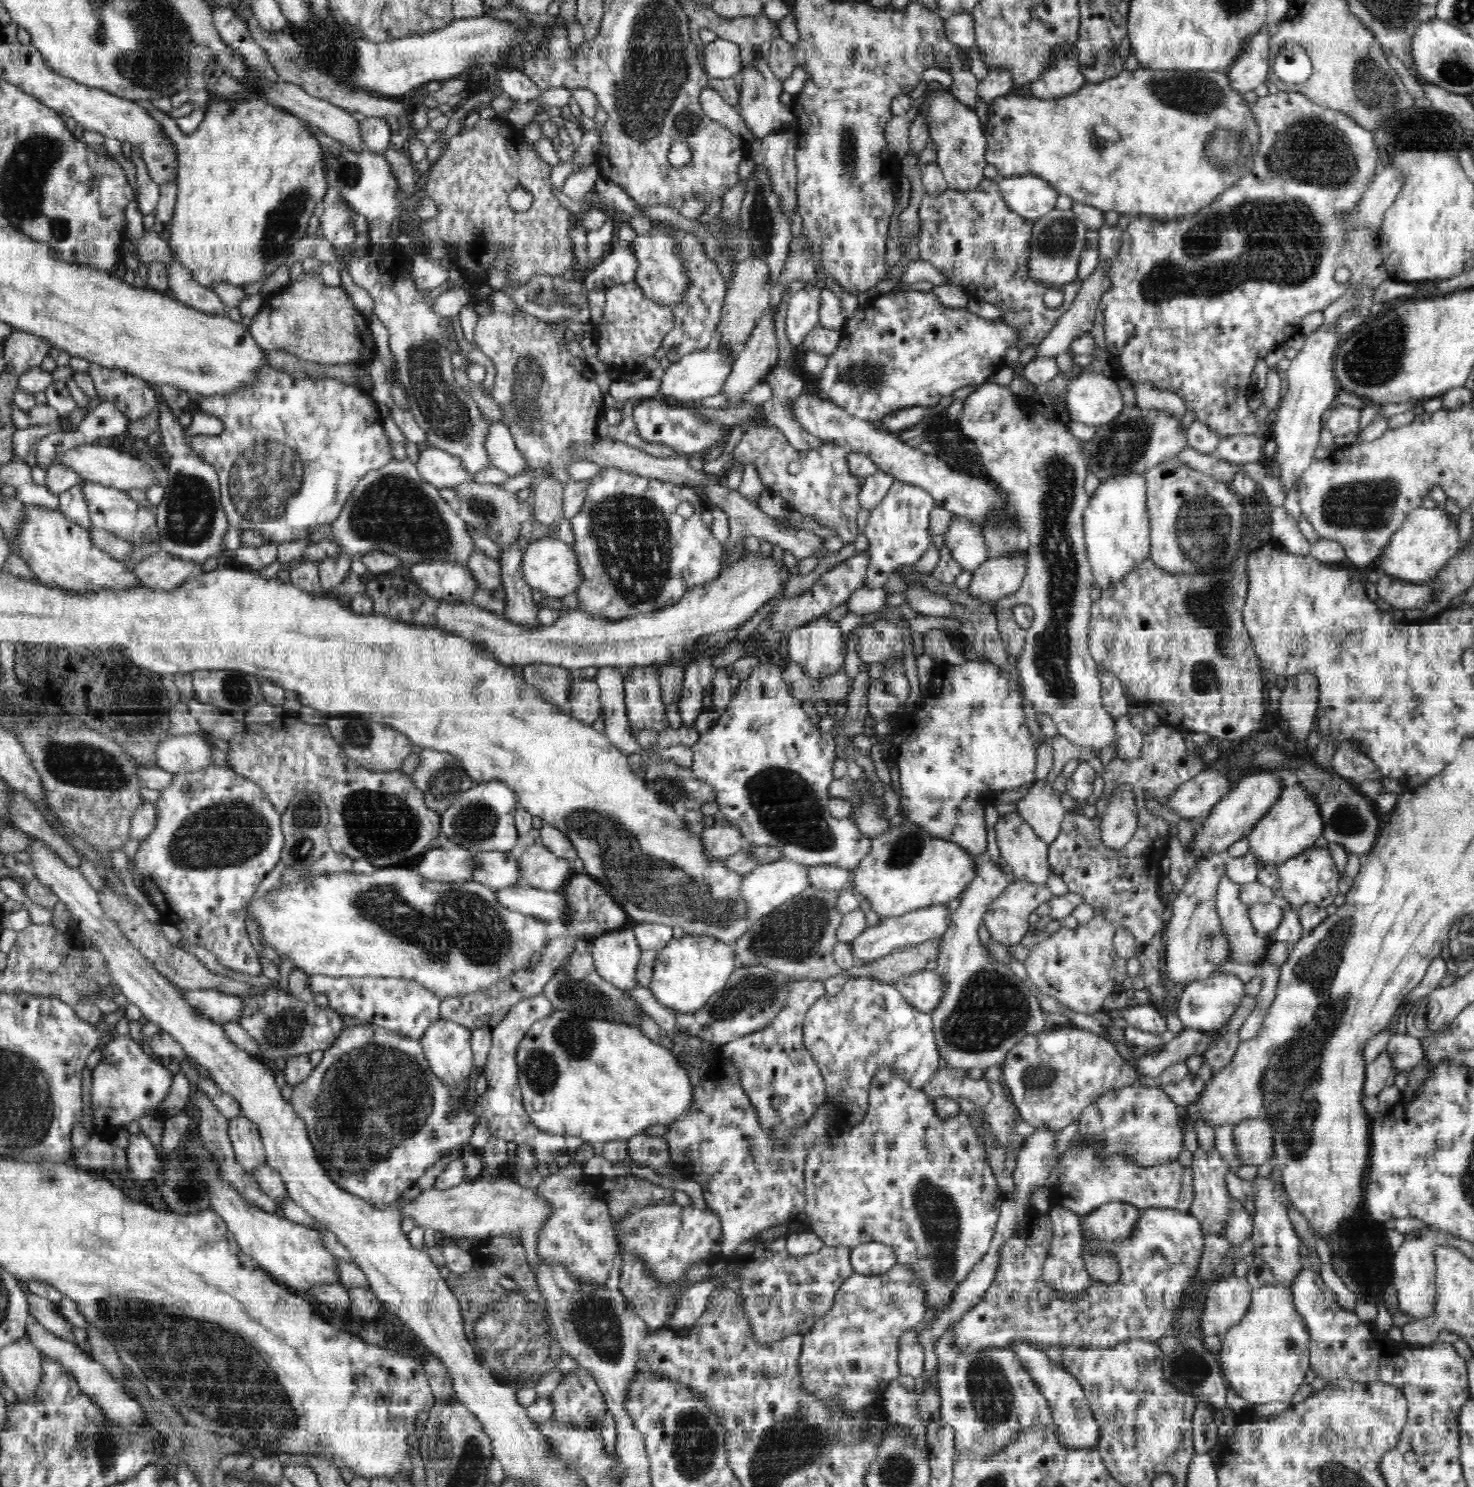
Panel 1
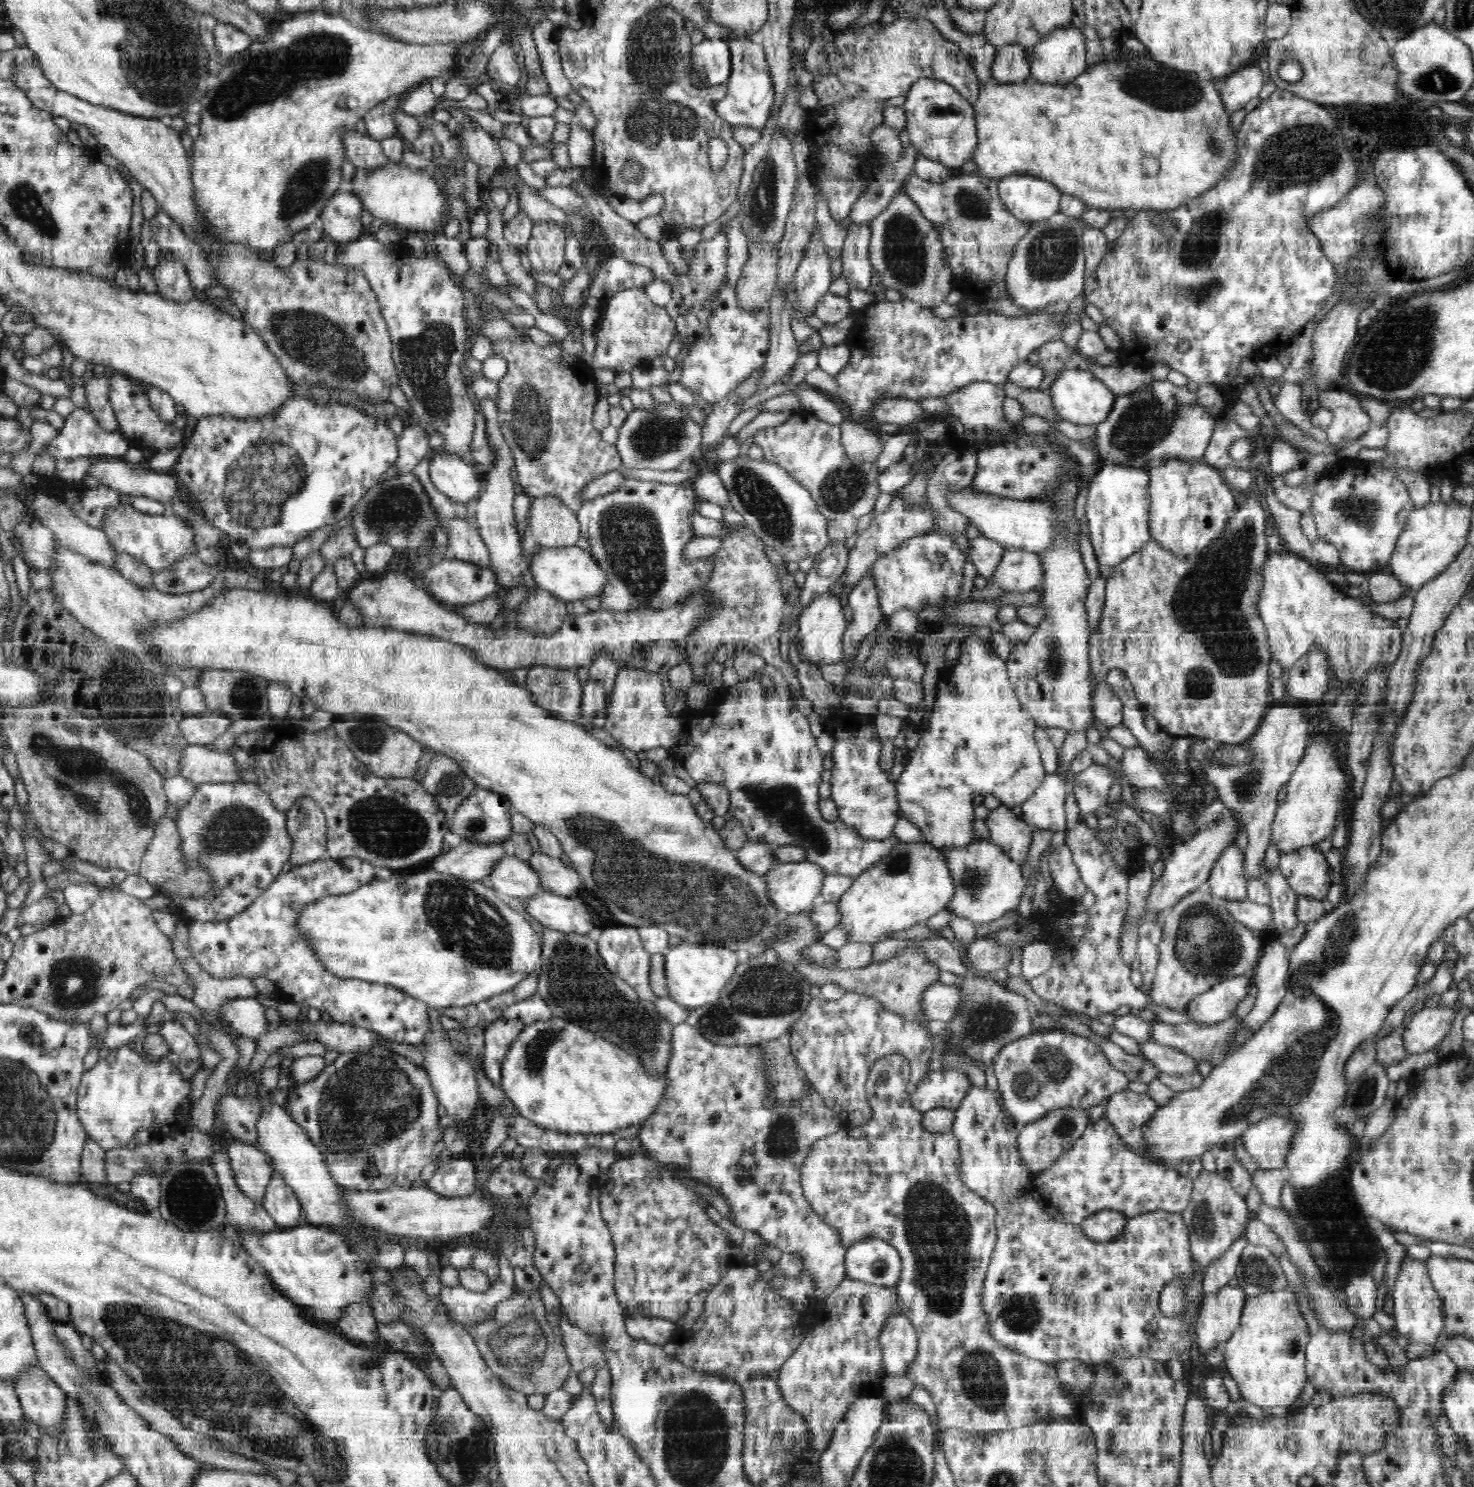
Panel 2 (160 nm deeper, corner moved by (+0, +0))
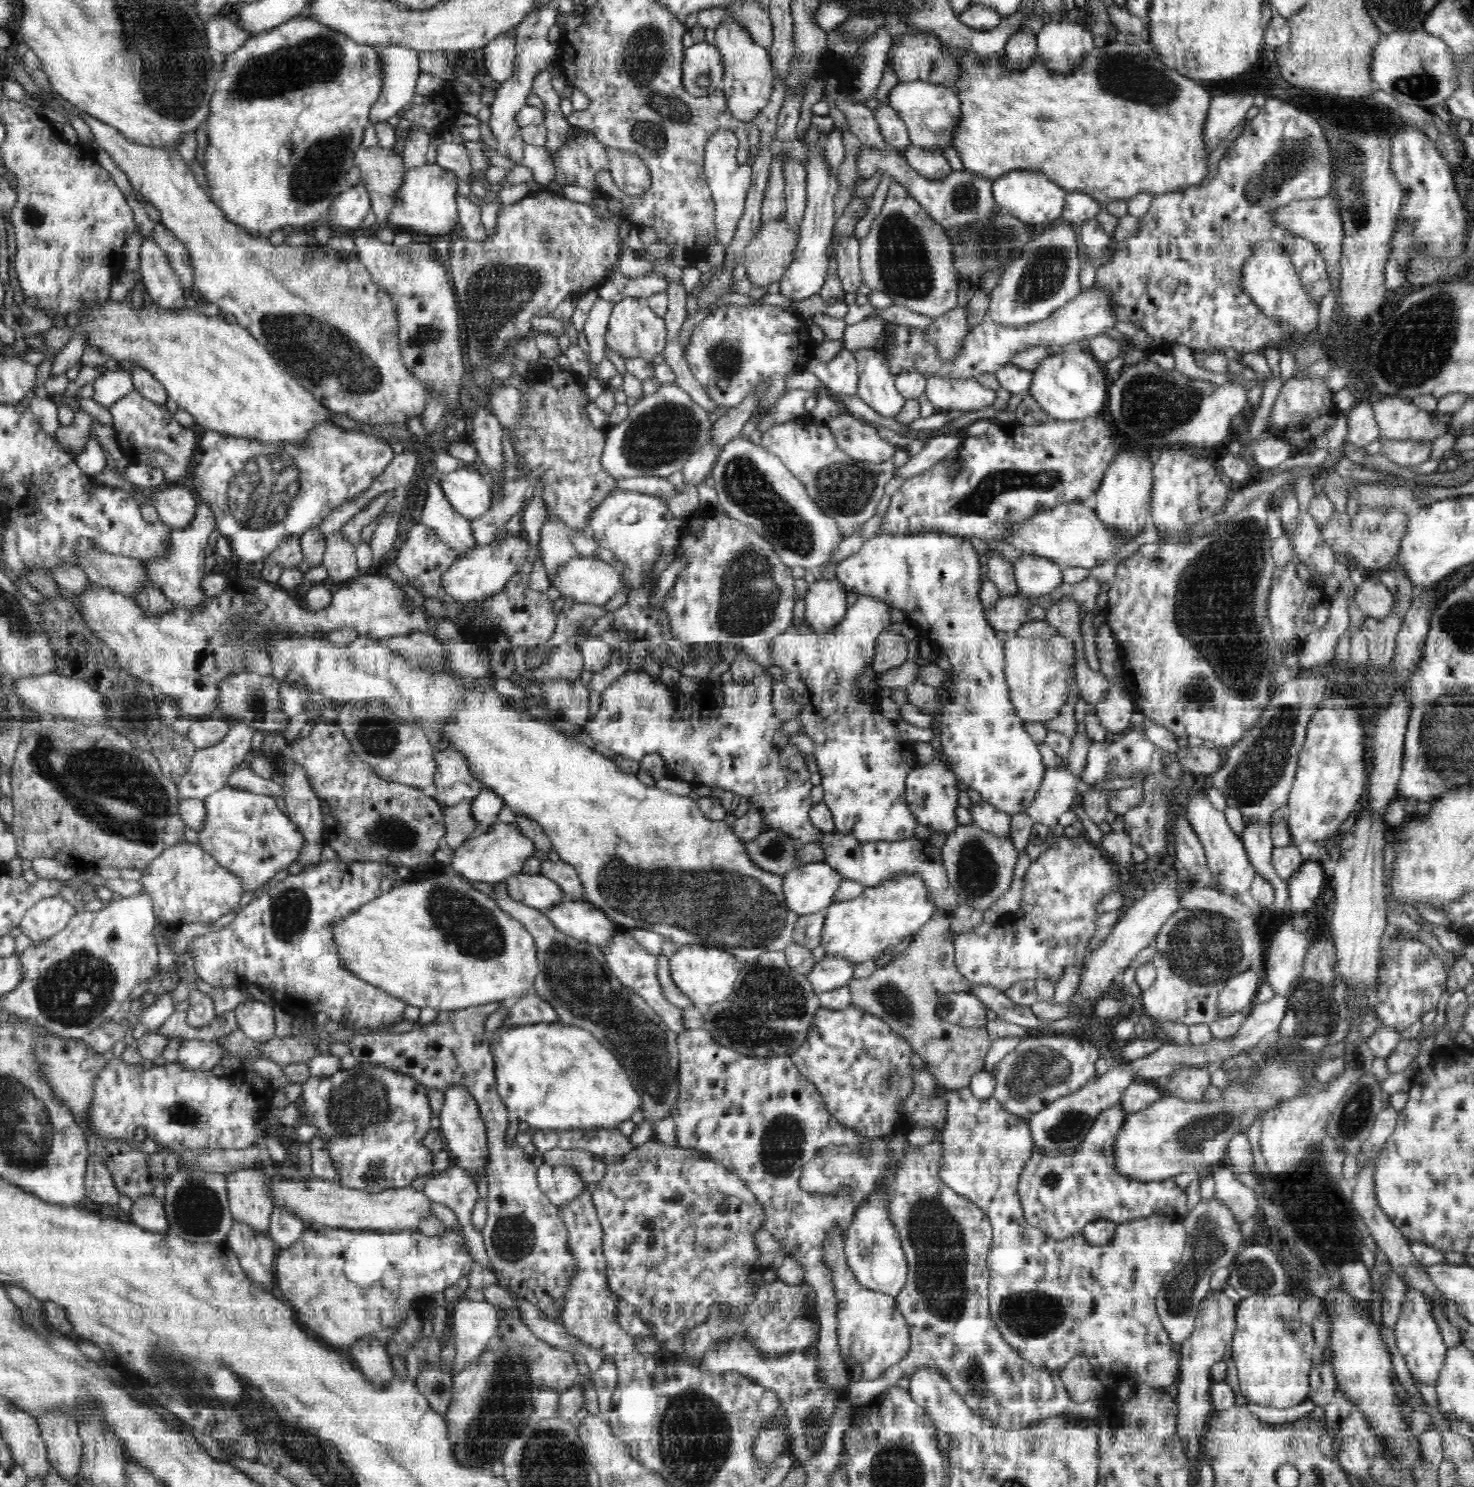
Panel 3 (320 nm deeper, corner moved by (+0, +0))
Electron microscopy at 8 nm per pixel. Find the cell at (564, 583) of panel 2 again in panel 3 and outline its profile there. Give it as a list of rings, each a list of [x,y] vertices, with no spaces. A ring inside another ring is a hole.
[[[576,556],[558,568],[551,585],[561,596],[603,607],[622,590],[624,581],[615,566],[596,557]]]

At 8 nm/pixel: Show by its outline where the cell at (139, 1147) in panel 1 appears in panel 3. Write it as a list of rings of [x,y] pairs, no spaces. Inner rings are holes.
[[[154,1194],[136,1198],[130,1210],[130,1217],[131,1223],[148,1232],[158,1232],[160,1235],[169,1233],[164,1202]]]

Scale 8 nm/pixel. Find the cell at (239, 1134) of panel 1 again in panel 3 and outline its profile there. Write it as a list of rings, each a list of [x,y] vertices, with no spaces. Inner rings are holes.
[[[255,1165],[232,1171],[227,1177],[227,1197],[233,1221],[248,1225],[252,1231],[269,1235],[274,1207],[267,1182],[271,1176],[257,1173]]]

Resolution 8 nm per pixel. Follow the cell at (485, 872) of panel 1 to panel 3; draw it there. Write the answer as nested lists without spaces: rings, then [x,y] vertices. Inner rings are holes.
[[[520,872],[503,883],[512,899],[538,910],[552,908],[568,899],[554,880],[540,874],[526,875]]]

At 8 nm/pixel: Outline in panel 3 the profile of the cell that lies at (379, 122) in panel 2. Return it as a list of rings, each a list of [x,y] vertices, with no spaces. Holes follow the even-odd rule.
[[[402,45],[378,47],[378,50],[380,52],[380,63],[382,63],[381,70],[383,70],[383,87],[378,100],[372,105],[370,110],[370,122],[373,124],[394,122],[400,110],[406,110],[411,106],[412,98],[416,94],[417,78],[421,73],[418,50],[409,49]]]

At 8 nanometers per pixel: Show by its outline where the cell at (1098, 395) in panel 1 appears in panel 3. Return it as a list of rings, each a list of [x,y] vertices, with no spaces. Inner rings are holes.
[[[1070,344],[1037,364],[1028,392],[1050,417],[1061,421],[1080,420],[1088,415],[1100,414],[1102,408],[1106,406],[1109,396],[1109,382],[1106,379],[1096,358],[1087,348]]]

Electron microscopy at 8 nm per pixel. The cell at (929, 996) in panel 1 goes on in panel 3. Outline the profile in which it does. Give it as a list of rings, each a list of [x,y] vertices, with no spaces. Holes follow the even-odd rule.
[[[972,992],[940,996],[935,1012],[941,1020],[962,1028],[982,1028],[989,1022],[985,1004]]]

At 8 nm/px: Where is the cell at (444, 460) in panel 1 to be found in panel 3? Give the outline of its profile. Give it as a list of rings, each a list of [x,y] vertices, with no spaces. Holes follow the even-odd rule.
[[[459,466],[440,475],[440,487],[454,510],[468,520],[474,520],[492,506],[492,483],[476,469]]]

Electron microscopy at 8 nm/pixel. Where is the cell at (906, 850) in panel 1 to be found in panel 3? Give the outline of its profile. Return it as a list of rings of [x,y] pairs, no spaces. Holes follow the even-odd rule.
[[[899,875],[878,887],[866,887],[852,900],[834,902],[825,911],[820,946],[827,956],[841,956],[854,964],[878,960],[884,950],[914,935],[935,914],[924,881],[914,875]]]

